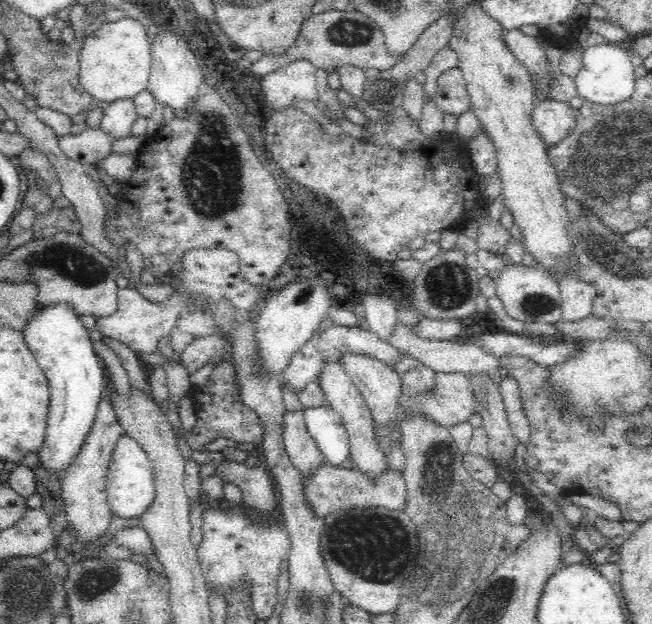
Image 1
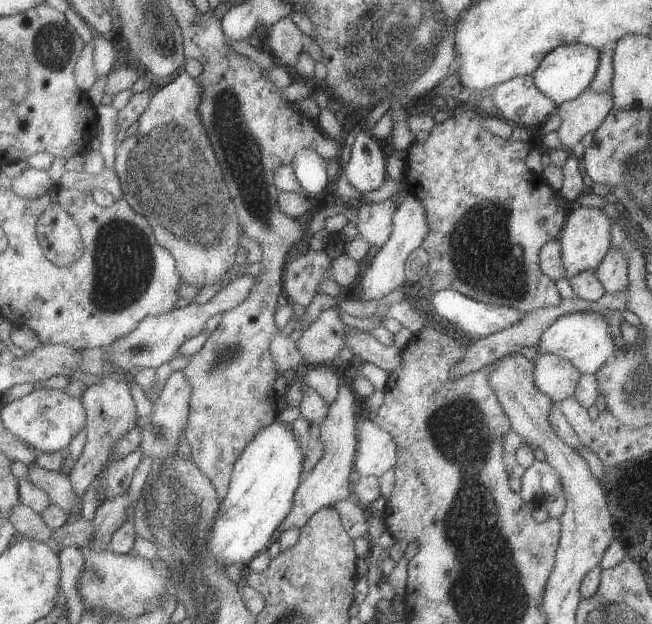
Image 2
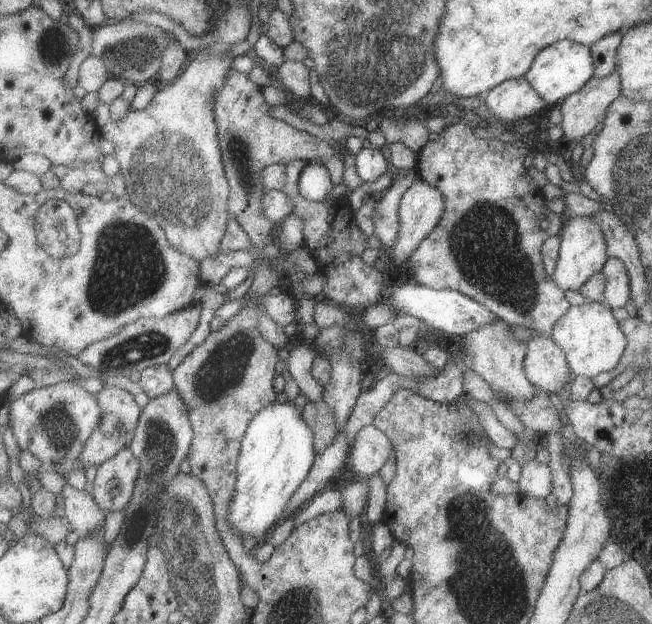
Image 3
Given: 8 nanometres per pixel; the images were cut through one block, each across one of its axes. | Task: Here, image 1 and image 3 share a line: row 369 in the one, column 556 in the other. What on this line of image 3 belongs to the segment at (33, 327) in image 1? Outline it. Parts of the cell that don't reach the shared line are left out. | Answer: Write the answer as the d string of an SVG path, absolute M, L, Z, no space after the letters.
M563 39L539 50L533 59L533 64L524 74L524 78L546 104L559 104L557 100L563 100L575 94L587 82L587 79L592 77L593 71L593 58L591 58L589 45Z

